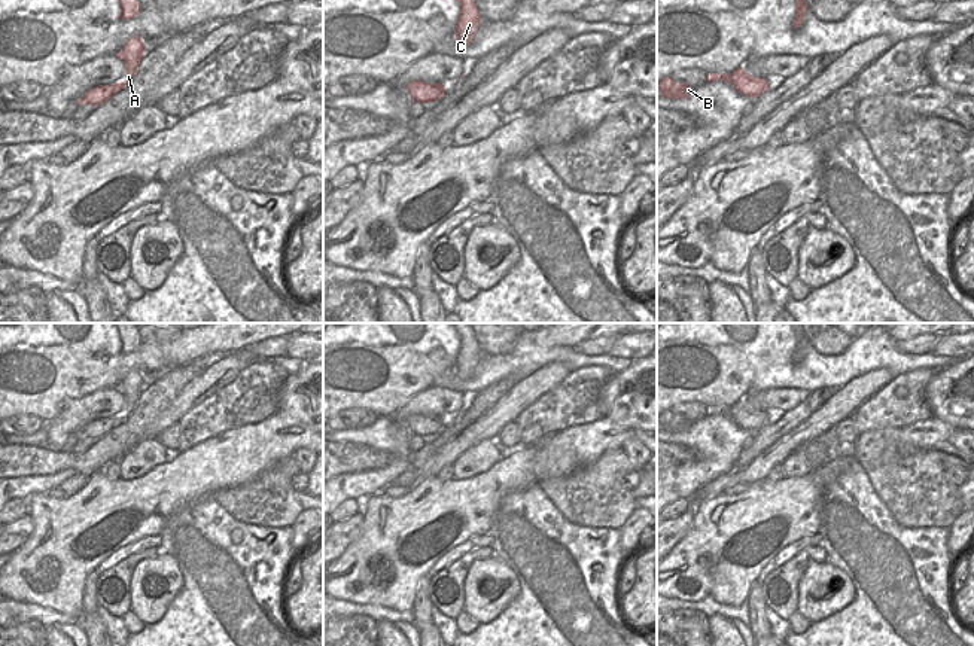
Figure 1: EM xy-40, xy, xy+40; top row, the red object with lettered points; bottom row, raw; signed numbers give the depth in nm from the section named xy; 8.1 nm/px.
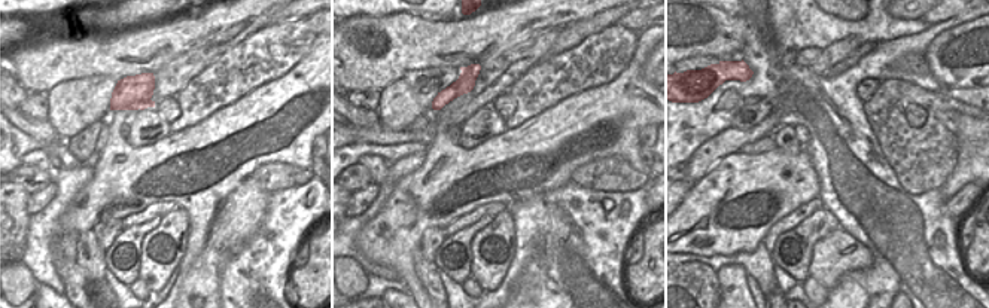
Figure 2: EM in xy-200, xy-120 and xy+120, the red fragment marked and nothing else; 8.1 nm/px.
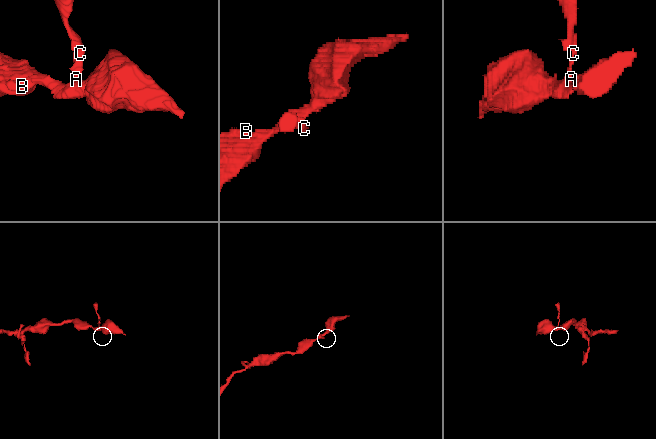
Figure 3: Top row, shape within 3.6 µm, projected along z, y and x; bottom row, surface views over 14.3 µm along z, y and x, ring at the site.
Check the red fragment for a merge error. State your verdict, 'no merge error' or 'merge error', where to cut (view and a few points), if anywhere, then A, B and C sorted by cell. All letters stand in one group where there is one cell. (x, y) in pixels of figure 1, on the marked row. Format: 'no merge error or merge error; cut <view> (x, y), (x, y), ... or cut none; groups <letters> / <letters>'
no merge error; cut none; groups A B C

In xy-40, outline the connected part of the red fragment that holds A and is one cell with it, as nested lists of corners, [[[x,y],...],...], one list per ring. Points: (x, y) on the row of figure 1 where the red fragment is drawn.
[[[136,34],[131,36],[122,46],[122,49],[115,55],[125,64],[125,79],[118,83],[92,86],[80,97],[79,104],[94,104],[95,107],[98,107],[110,97],[118,94],[133,79],[143,58],[143,40]]]

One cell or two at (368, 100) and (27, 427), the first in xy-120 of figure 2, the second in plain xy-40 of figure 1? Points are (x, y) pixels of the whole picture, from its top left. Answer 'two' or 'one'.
one

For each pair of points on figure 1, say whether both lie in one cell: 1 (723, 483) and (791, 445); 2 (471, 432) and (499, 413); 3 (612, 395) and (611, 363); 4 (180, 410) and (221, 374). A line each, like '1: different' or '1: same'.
1: same
2: same
3: different
4: same

